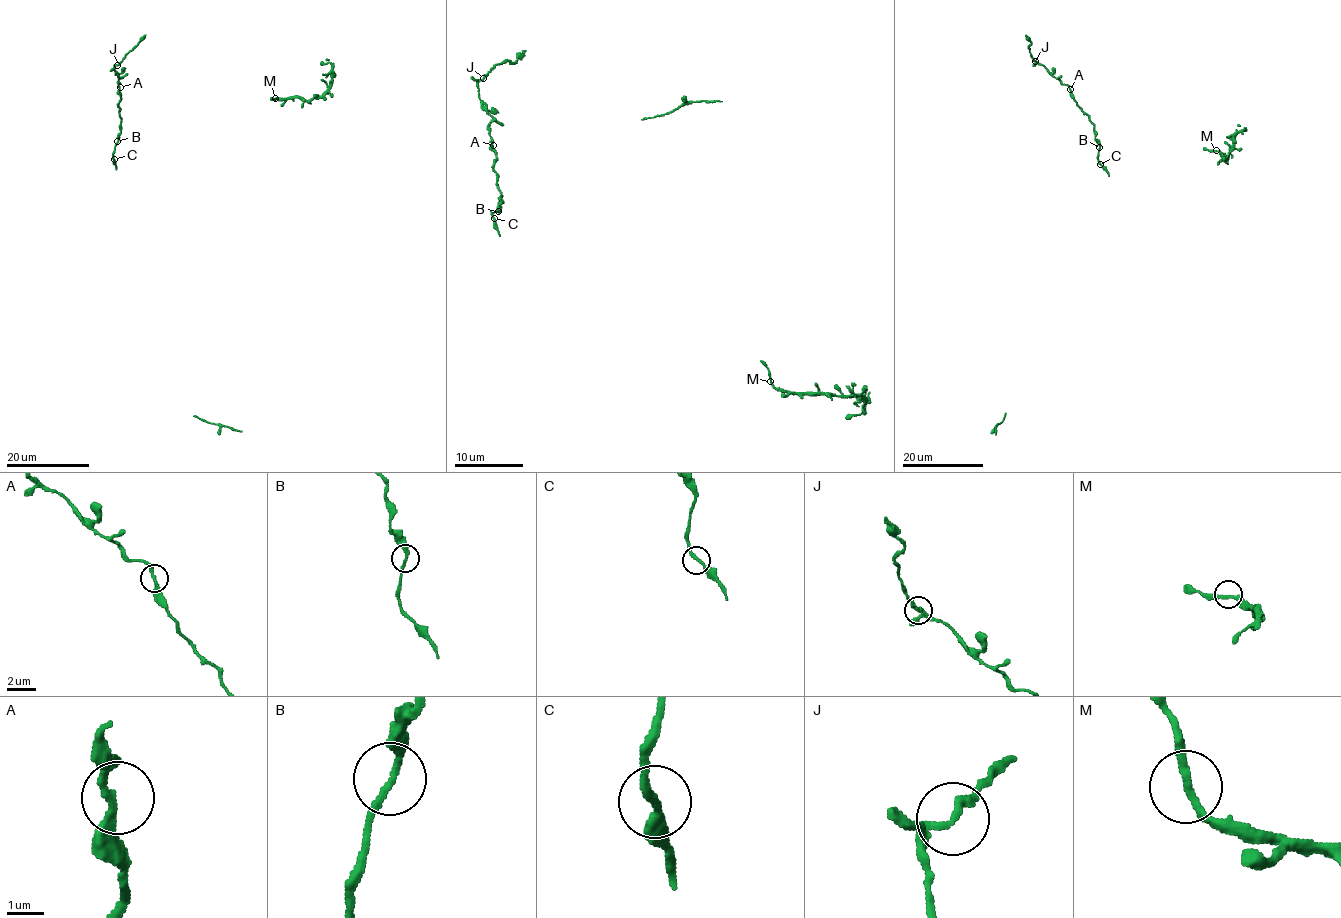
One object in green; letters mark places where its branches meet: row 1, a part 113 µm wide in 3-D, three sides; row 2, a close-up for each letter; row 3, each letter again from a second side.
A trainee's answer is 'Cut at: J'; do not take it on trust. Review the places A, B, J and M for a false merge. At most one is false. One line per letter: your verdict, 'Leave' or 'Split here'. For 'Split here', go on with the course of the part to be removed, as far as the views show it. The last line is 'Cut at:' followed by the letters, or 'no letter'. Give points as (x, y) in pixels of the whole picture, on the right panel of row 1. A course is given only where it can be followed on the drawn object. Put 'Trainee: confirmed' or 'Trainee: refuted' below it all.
A: Leave
B: Leave
J: Leave
M: Leave
Cut at: no letter
Trainee: refuted

